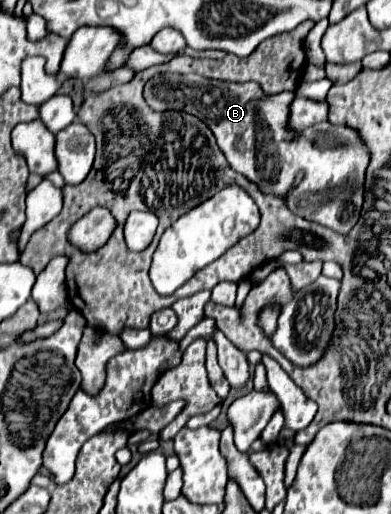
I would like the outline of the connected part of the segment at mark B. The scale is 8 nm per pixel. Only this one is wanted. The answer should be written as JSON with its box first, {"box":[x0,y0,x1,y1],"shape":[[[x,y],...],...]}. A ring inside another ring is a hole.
{"box":[145,73,369,235],"shape":[[[159,73],[151,77],[145,83],[145,101],[155,111],[187,111],[191,115],[197,115],[217,137],[217,145],[227,157],[227,163],[233,171],[245,175],[249,181],[257,183],[263,193],[273,195],[285,195],[291,183],[295,183],[295,191],[291,197],[287,197],[289,209],[307,219],[315,221],[319,225],[325,225],[337,233],[347,235],[355,221],[359,221],[361,209],[363,209],[363,197],[365,197],[365,171],[369,165],[369,149],[363,145],[363,139],[359,137],[357,129],[345,127],[345,125],[331,125],[321,123],[313,125],[301,133],[287,133],[285,123],[289,115],[289,105],[293,101],[293,91],[283,91],[277,95],[267,95],[261,91],[257,83],[229,83],[229,81],[213,81],[205,79],[201,75],[175,75],[175,73]],[[237,139],[245,141],[245,151],[239,153],[235,149]]]}

